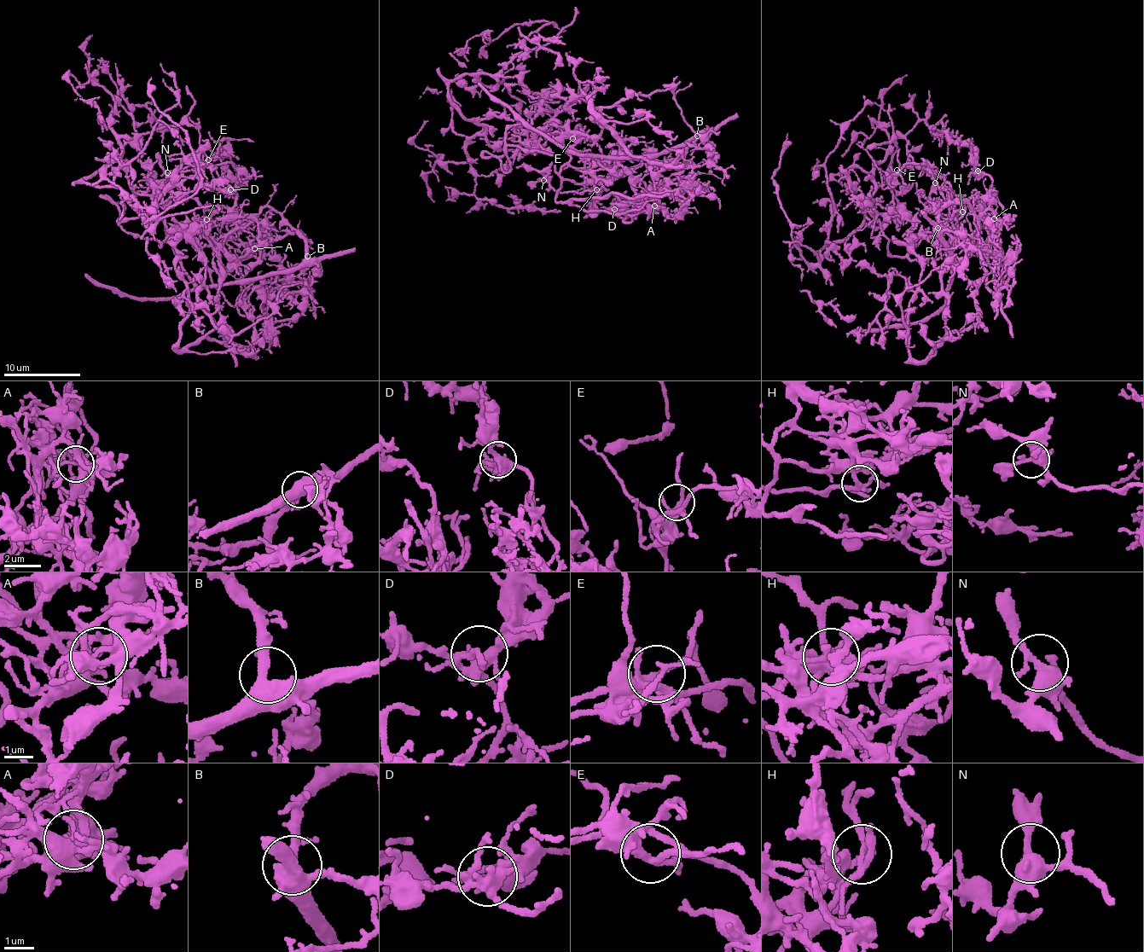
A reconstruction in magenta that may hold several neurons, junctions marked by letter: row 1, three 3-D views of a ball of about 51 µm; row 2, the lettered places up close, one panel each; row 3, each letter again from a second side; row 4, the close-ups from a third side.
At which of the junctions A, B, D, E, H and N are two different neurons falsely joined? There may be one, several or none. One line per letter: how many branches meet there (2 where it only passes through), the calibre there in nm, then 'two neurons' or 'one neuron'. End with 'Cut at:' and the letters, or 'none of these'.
A: 3 branches meet; 200 nm thick; two neurons
B: 3 branches meet; 440 nm thick; one neuron
D: 3 branches meet; 360 nm thick; one neuron
E: 4 branches meet; 260 nm thick; one neuron
H: 3 branches meet; 240 nm thick; two neurons
N: 3 branches meet; 360 nm thick; one neuron
Cut at: A, H

